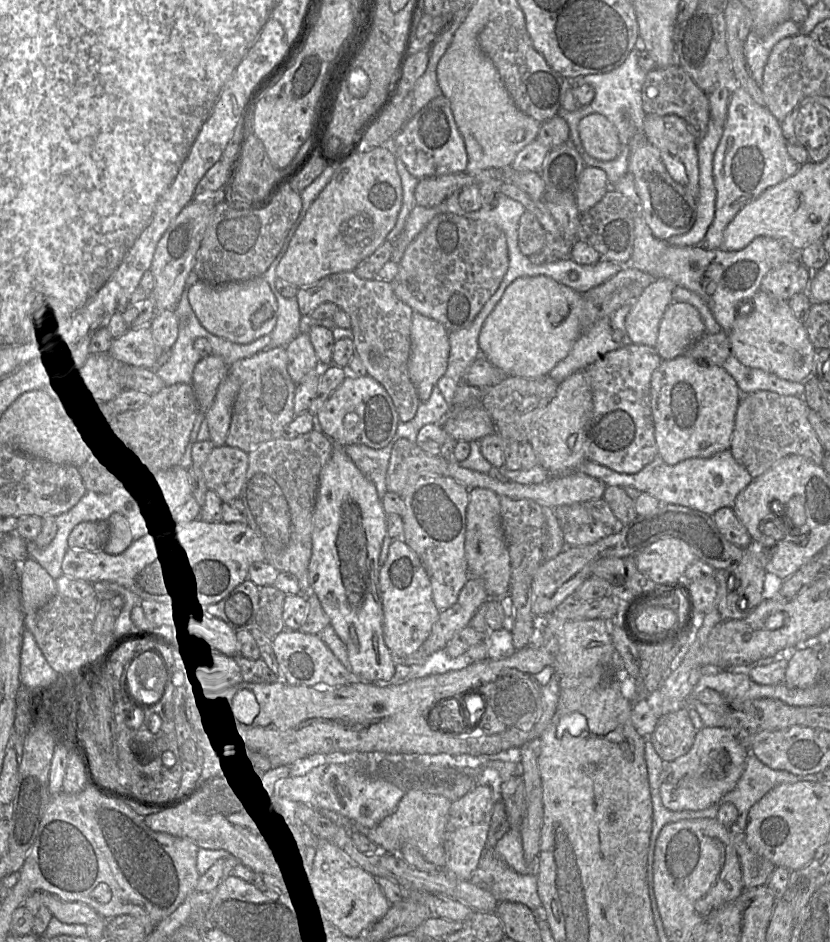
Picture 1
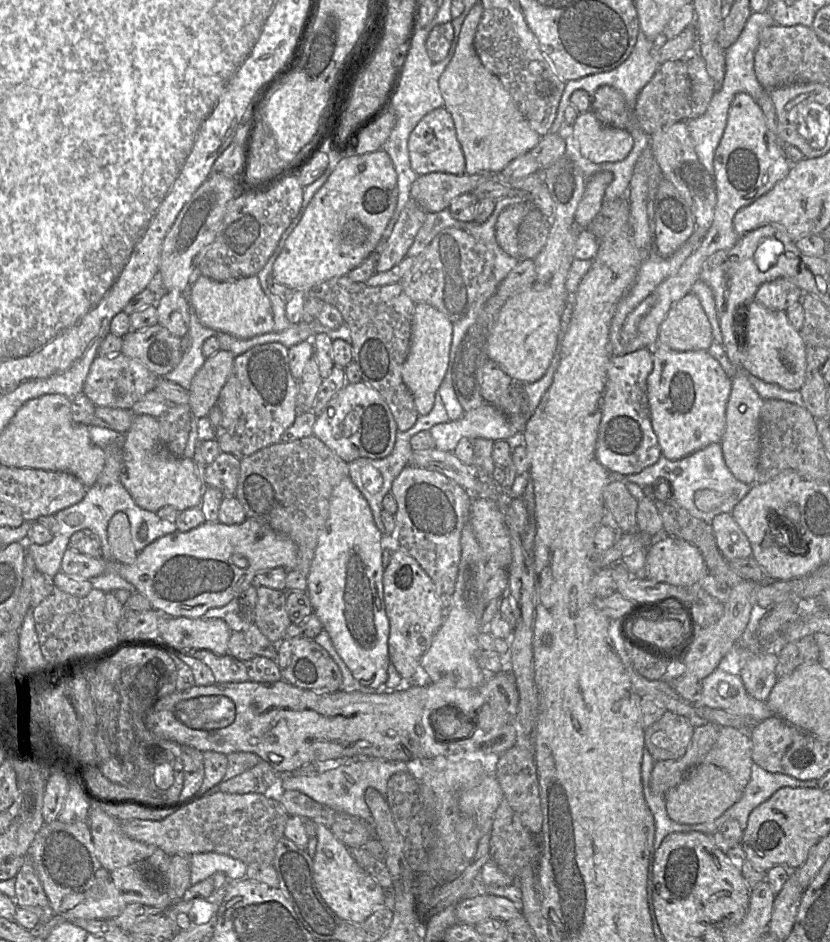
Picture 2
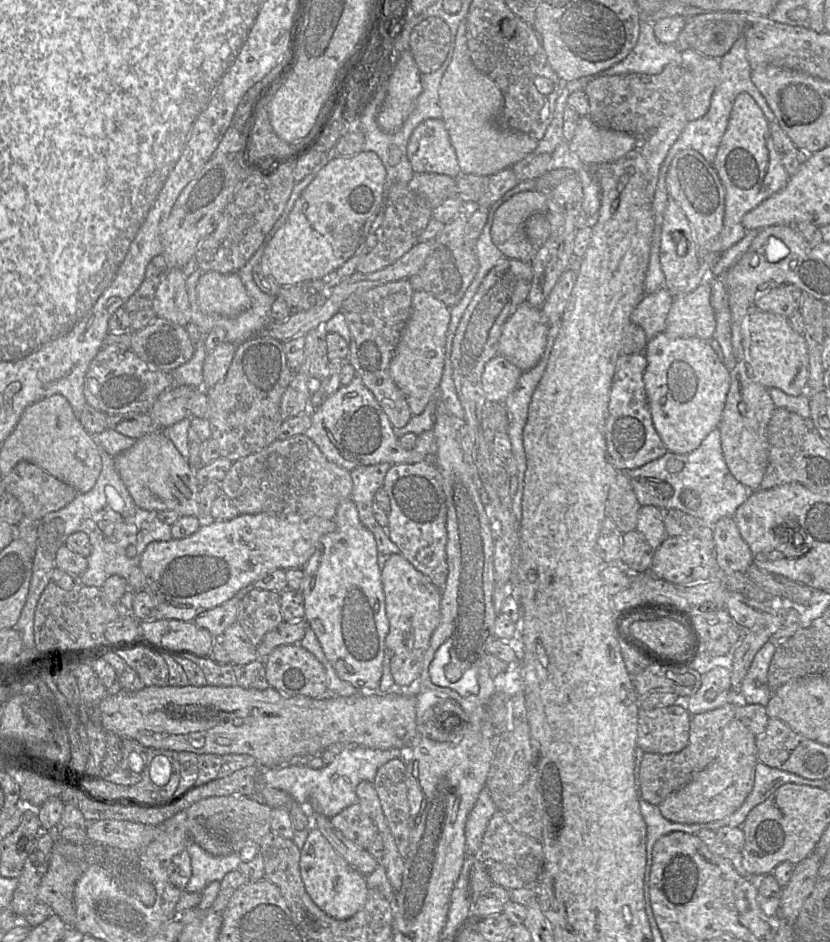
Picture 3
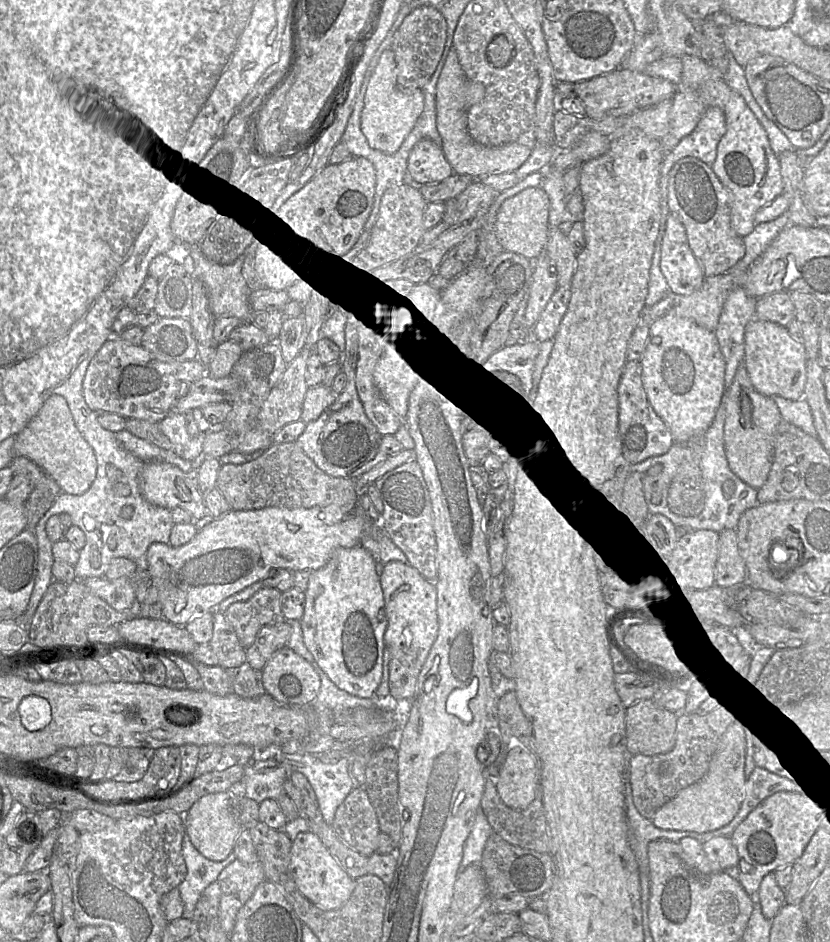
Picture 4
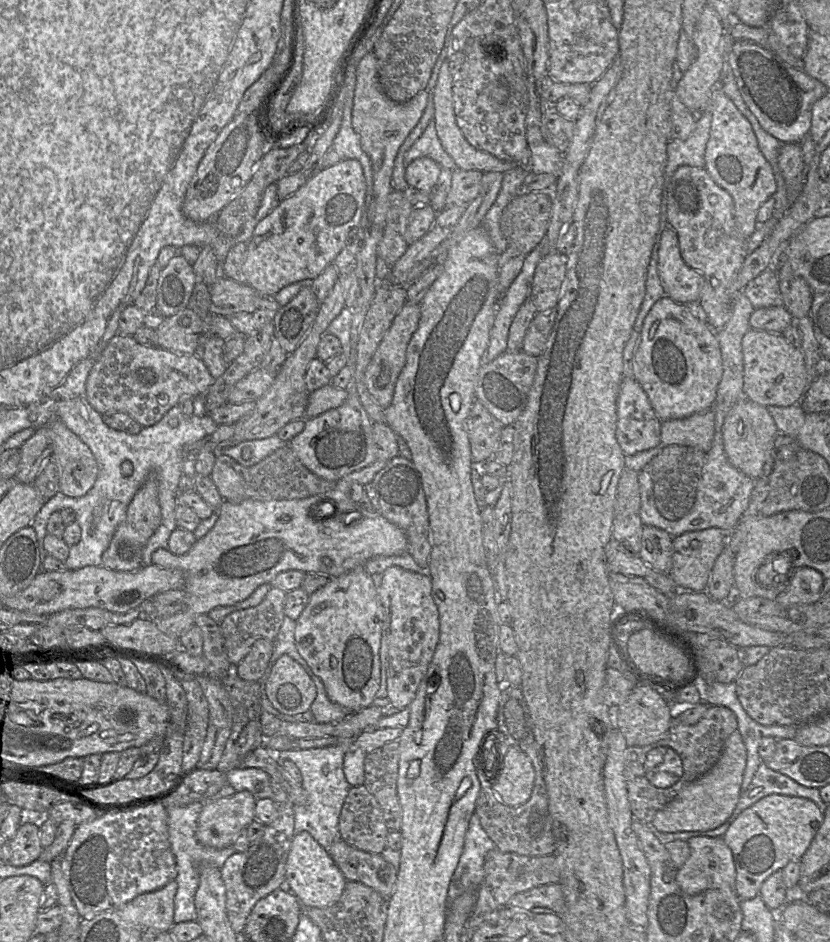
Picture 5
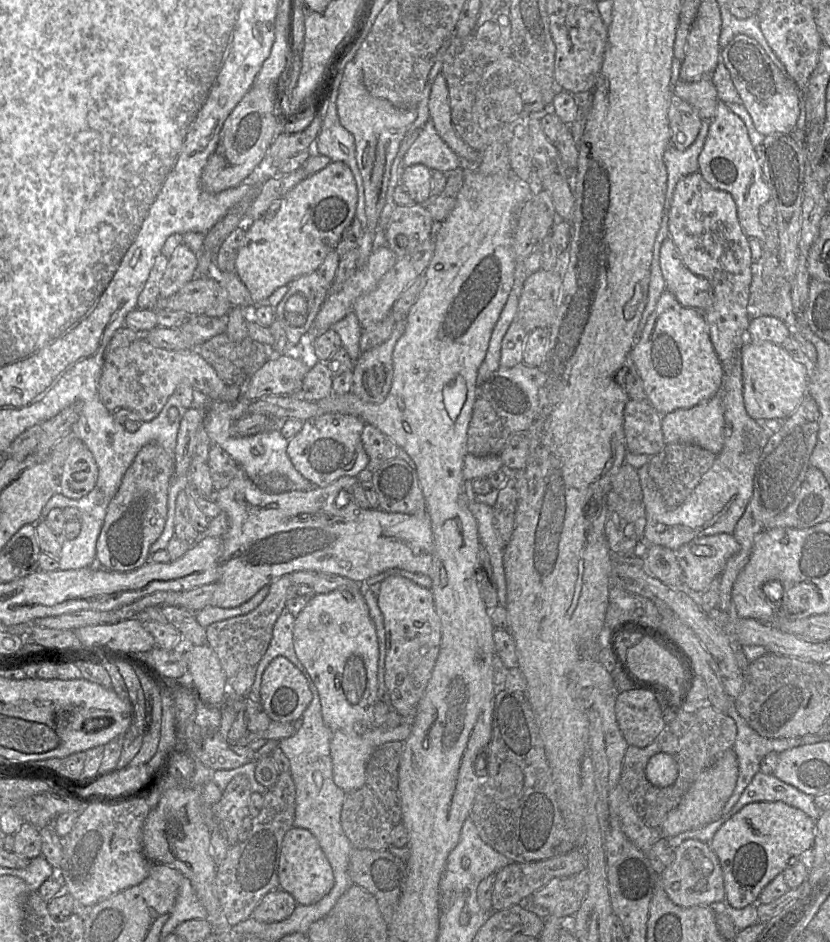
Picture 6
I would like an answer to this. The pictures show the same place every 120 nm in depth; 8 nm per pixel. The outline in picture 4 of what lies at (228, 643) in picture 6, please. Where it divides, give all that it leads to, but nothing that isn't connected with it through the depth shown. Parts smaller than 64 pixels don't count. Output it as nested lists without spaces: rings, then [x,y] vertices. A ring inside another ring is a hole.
[[[263,586],[248,600],[233,603],[225,611],[227,621],[245,650],[251,647],[261,628],[285,621],[281,594],[276,588]]]

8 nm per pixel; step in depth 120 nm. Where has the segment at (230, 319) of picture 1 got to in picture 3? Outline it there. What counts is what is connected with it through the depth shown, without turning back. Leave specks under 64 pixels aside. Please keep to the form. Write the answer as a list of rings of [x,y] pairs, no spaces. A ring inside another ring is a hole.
[[[205,272],[197,283],[200,309],[209,315],[235,316],[251,305],[251,299],[237,273]]]

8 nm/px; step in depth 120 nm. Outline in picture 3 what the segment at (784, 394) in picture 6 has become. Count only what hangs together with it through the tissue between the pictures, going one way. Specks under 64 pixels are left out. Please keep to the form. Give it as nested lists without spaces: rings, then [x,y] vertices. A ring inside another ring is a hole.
[[[753,308],[748,314],[750,332],[749,369],[755,381],[763,387],[778,388],[791,396],[805,393],[808,382],[807,344],[795,332],[788,318]]]

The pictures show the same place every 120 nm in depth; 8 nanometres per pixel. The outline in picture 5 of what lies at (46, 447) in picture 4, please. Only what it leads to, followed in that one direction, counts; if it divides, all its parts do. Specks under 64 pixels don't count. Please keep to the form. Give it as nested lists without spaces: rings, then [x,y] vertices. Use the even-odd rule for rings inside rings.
[[[60,420],[47,425],[51,432],[51,457],[59,472],[59,490],[66,496],[79,498],[94,485],[98,466],[89,447]]]

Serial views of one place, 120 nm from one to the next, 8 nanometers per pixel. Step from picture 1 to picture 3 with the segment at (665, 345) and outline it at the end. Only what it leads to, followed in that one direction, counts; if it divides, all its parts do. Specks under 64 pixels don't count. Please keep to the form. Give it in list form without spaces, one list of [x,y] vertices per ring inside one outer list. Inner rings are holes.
[[[708,280],[695,290],[676,295],[666,321],[666,334],[672,338],[700,338],[711,341],[716,318],[710,303],[711,286]]]

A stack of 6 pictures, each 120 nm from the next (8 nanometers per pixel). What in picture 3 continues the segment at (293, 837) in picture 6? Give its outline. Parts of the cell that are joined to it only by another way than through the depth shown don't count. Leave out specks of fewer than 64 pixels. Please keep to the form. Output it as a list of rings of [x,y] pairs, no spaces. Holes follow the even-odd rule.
[[[315,826],[310,827],[300,851],[299,867],[305,890],[322,911],[337,920],[346,920],[364,906],[369,890],[366,877],[337,853]]]

